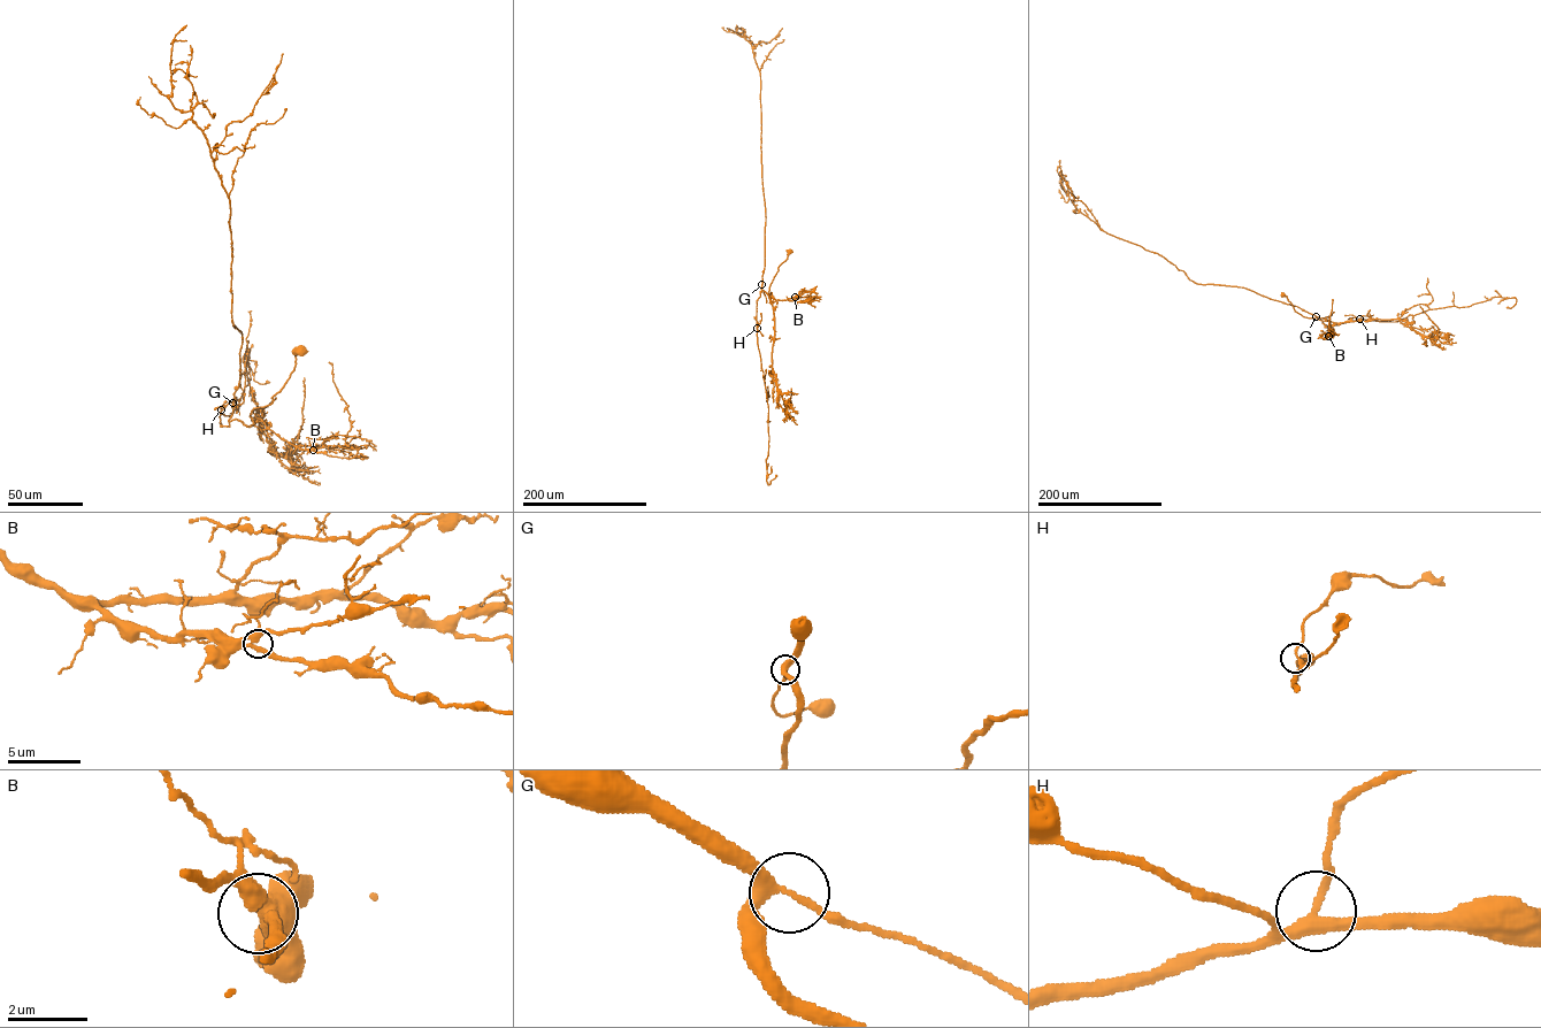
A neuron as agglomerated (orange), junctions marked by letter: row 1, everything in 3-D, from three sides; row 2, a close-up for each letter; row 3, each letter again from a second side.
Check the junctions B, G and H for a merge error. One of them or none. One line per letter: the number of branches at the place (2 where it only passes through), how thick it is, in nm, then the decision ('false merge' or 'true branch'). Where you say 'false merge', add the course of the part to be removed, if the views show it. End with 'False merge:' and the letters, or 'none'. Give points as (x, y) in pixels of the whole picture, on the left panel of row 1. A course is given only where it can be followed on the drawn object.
B: 3 branches meet; 320 nm thick; true branch
G: 3 branches meet; 240 nm thick; true branch
H: 3 branches meet; 280 nm thick; true branch
False merge: none

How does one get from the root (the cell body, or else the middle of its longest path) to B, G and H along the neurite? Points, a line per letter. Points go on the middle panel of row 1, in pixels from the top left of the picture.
B: (789, 251), (771, 284), (768, 298), (772, 304), (795, 297)
G: (789, 251), (771, 284), (769, 299), (767, 293), (760, 292), (761, 284)
H: (789, 251), (771, 284), (771, 299), (767, 293), (760, 292), (757, 328)

